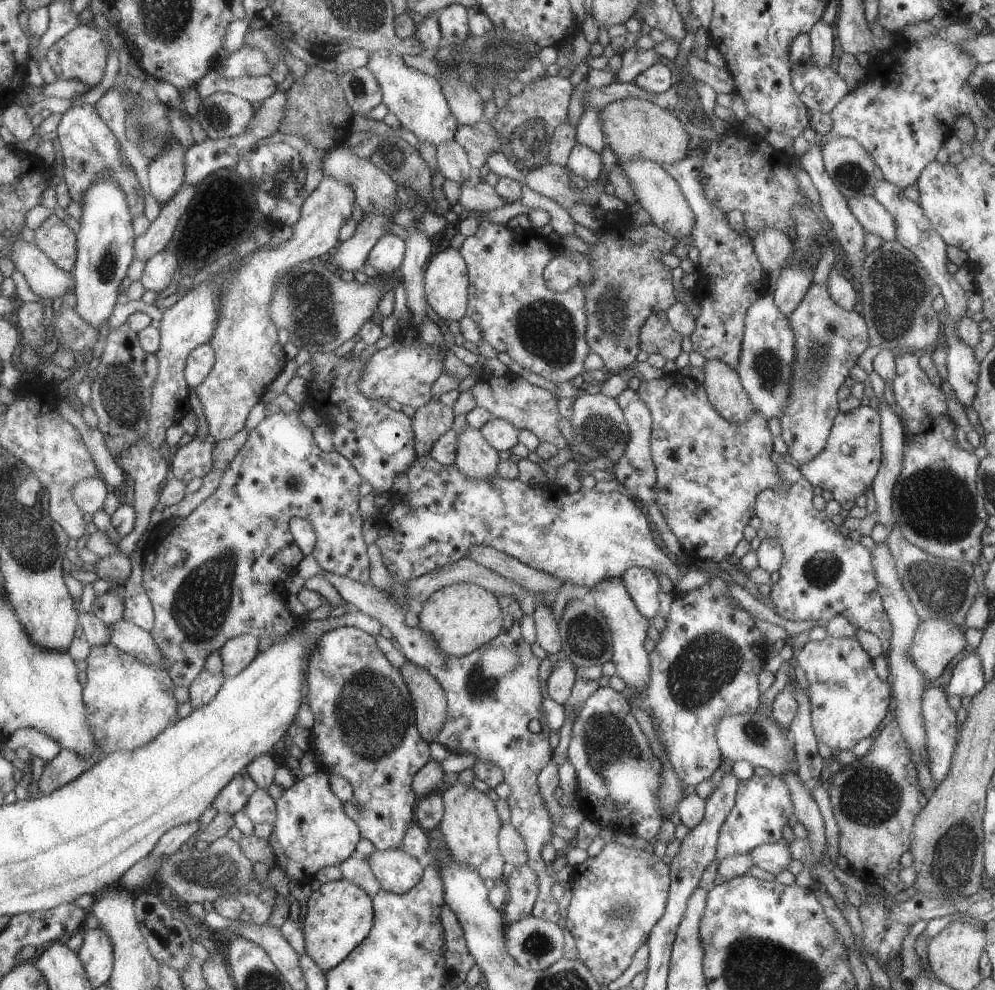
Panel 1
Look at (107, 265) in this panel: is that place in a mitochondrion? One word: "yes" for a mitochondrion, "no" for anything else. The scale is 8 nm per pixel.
yes

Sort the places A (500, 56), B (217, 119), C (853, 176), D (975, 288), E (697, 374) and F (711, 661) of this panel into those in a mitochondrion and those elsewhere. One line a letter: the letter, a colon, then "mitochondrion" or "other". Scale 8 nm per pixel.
A: mitochondrion
B: mitochondrion
C: mitochondrion
D: other
E: other
F: mitochondrion

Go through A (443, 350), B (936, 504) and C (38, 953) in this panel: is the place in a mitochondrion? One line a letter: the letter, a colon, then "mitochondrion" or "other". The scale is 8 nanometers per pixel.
A: other
B: mitochondrion
C: other

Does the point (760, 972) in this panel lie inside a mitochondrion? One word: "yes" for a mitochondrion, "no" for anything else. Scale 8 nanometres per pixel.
yes

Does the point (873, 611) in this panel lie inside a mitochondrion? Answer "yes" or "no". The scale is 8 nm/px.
no

